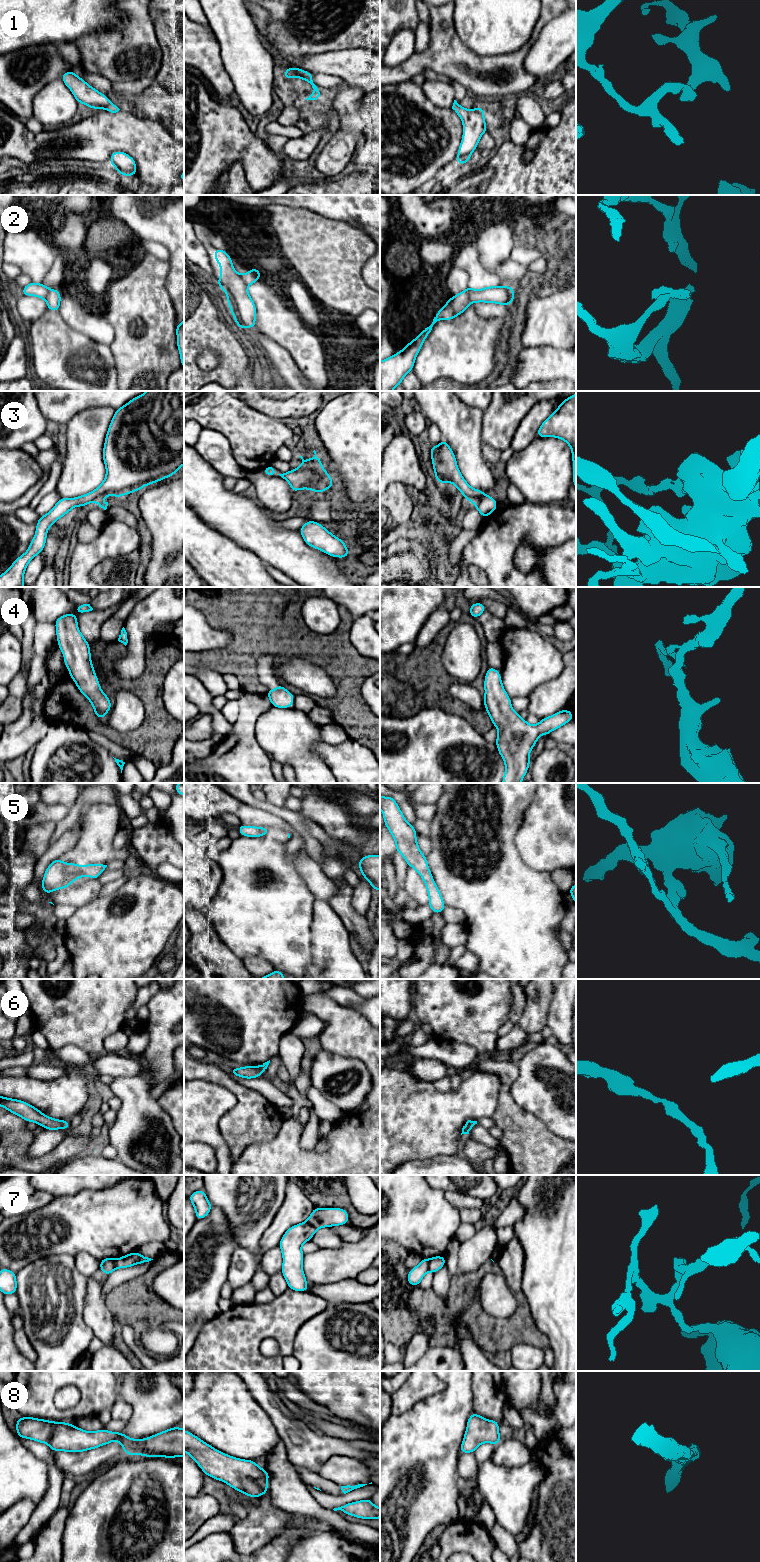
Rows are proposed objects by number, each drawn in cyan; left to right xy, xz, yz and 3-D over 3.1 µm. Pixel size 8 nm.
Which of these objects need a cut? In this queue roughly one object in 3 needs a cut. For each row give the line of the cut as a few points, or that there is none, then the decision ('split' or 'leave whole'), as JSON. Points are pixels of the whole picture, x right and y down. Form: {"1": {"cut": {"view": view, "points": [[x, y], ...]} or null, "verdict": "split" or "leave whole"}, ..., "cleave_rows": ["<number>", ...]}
{"1": {"cut": null, "verdict": "leave whole"}, "2": {"cut": {"view": "yz", "points": [[464, 291], [470, 302]]}, "verdict": "split"}, "3": {"cut": null, "verdict": "leave whole"}, "4": {"cut": null, "verdict": "leave whole"}, "5": {"cut": null, "verdict": "leave whole"}, "6": {"cut": null, "verdict": "leave whole"}, "7": {"cut": {"view": "yz", "points": [[429, 1259], [427, 1270]]}, "verdict": "split"}, "8": {"cut": null, "verdict": "leave whole"}, "cleave_rows": ["2", "7"]}

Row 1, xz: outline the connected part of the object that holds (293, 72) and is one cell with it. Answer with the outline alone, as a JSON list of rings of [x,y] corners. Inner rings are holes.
[[[291,67],[291,68],[285,69],[284,75],[282,77],[287,80],[289,80],[290,78],[302,78],[304,81],[310,83],[314,91],[305,100],[317,100],[318,98],[321,98],[323,94],[319,91],[317,86],[313,83],[312,76],[313,74],[311,72],[306,72],[303,69]]]

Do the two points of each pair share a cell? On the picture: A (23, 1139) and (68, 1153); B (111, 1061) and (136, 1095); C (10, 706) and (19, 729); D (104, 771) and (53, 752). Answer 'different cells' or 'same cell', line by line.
A: same cell
B: different cells
C: different cells
D: same cell

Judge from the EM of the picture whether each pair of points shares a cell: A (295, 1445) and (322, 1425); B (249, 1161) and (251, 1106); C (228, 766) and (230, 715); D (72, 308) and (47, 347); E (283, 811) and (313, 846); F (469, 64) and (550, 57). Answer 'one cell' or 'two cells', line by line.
A: two cells
B: two cells
C: two cells
D: two cells
E: one cell
F: two cells

